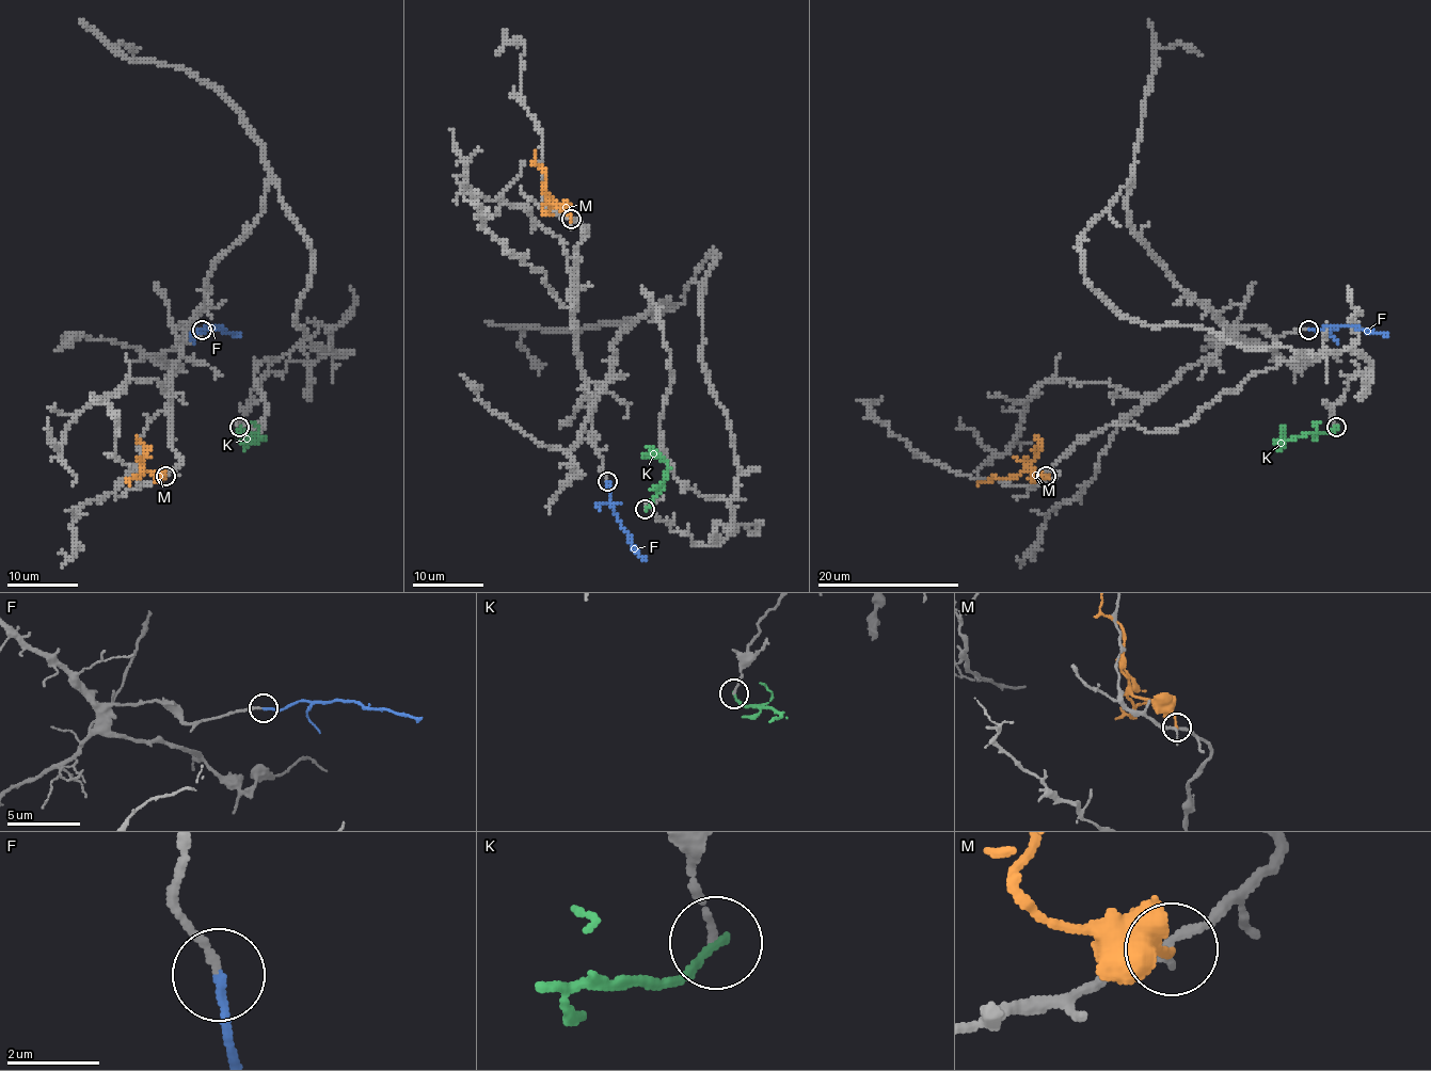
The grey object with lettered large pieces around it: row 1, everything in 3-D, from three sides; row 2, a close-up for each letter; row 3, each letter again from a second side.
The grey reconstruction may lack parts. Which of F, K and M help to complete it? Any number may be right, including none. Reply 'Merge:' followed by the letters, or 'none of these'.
Merge: F

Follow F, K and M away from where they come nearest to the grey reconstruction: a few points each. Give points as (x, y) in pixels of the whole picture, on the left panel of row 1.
F: (202, 330), (210, 326), (239, 335)
K: (239, 426), (263, 438), (244, 441), (237, 433), (239, 425)
M: (167, 476), (143, 470), (129, 484)

